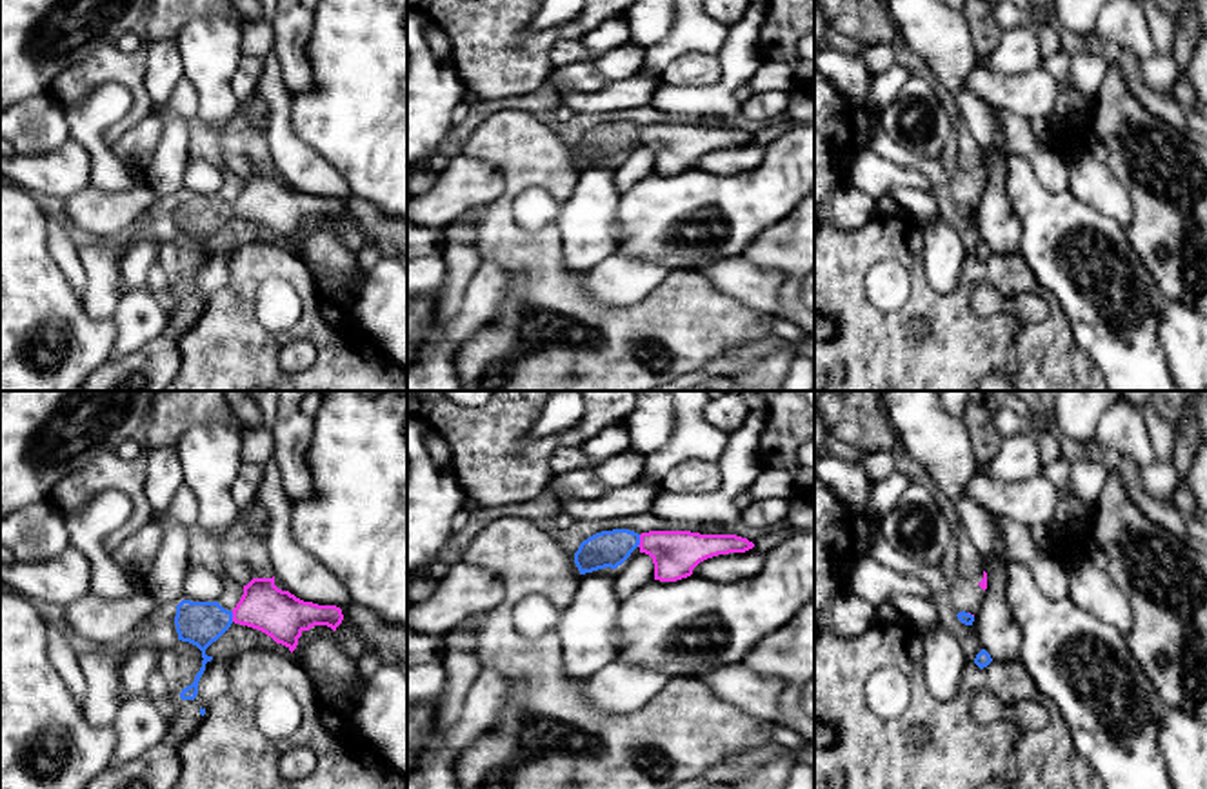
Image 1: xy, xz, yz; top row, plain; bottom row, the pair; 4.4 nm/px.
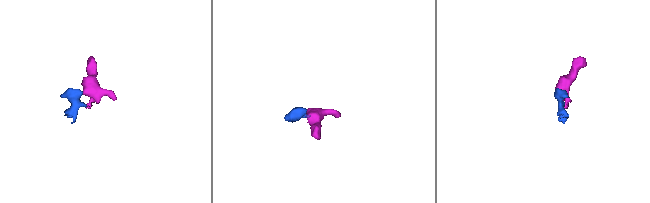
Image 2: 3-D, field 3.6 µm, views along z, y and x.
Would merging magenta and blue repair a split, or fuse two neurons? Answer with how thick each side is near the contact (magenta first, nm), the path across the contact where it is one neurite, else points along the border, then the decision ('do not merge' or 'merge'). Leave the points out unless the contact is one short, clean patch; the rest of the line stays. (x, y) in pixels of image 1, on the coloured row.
calibres 200 and 160 nm; way xz (675, 553), (658, 544), (640, 540), (626, 540), (604, 549); merge

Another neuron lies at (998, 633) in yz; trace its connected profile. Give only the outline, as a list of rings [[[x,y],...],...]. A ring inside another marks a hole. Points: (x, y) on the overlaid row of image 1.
[[[983,556],[987,589],[980,611],[974,614],[974,634],[994,662],[1018,660],[1022,629],[1012,618],[1007,602],[1007,564],[994,556]]]

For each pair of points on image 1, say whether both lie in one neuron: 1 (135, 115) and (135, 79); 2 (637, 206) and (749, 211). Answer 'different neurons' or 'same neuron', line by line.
1: same neuron
2: same neuron

